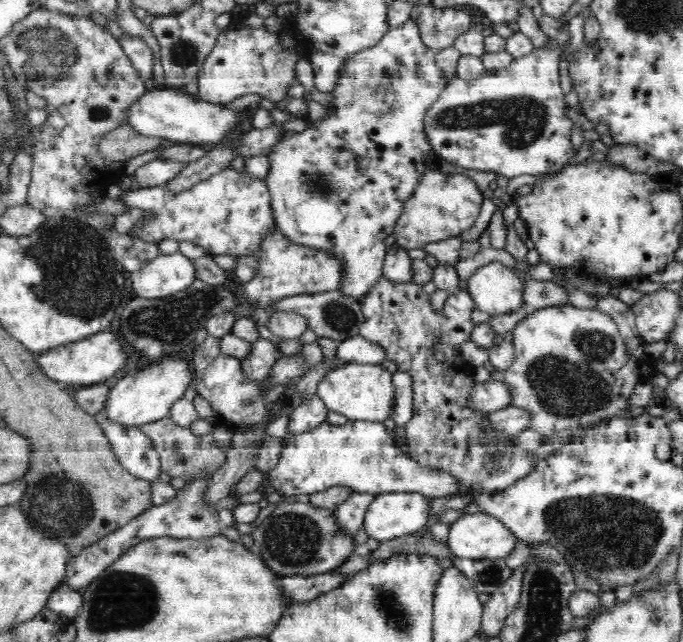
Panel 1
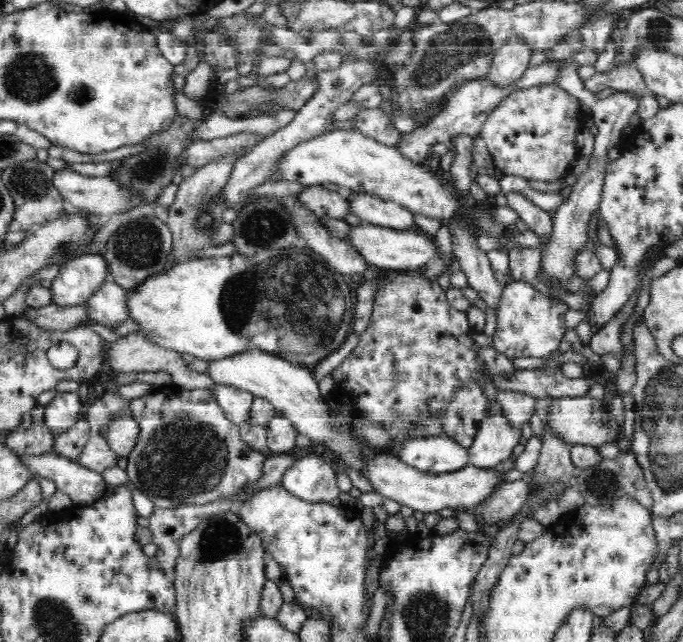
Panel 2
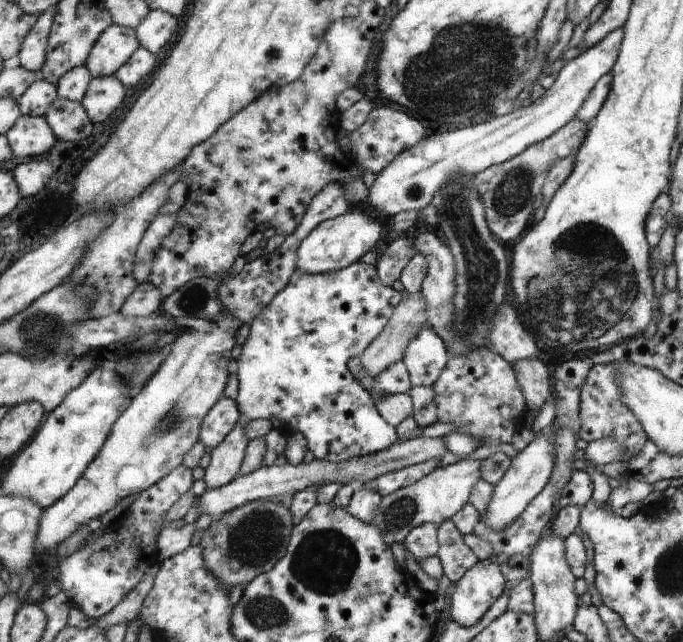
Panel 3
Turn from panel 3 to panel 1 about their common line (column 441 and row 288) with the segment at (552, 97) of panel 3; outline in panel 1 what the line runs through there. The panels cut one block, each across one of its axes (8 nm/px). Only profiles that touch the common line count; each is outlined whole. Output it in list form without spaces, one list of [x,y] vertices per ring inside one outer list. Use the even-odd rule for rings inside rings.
[[[179,250],[174,254],[158,255],[131,274],[137,296],[152,299],[184,291],[195,279],[195,264]]]

